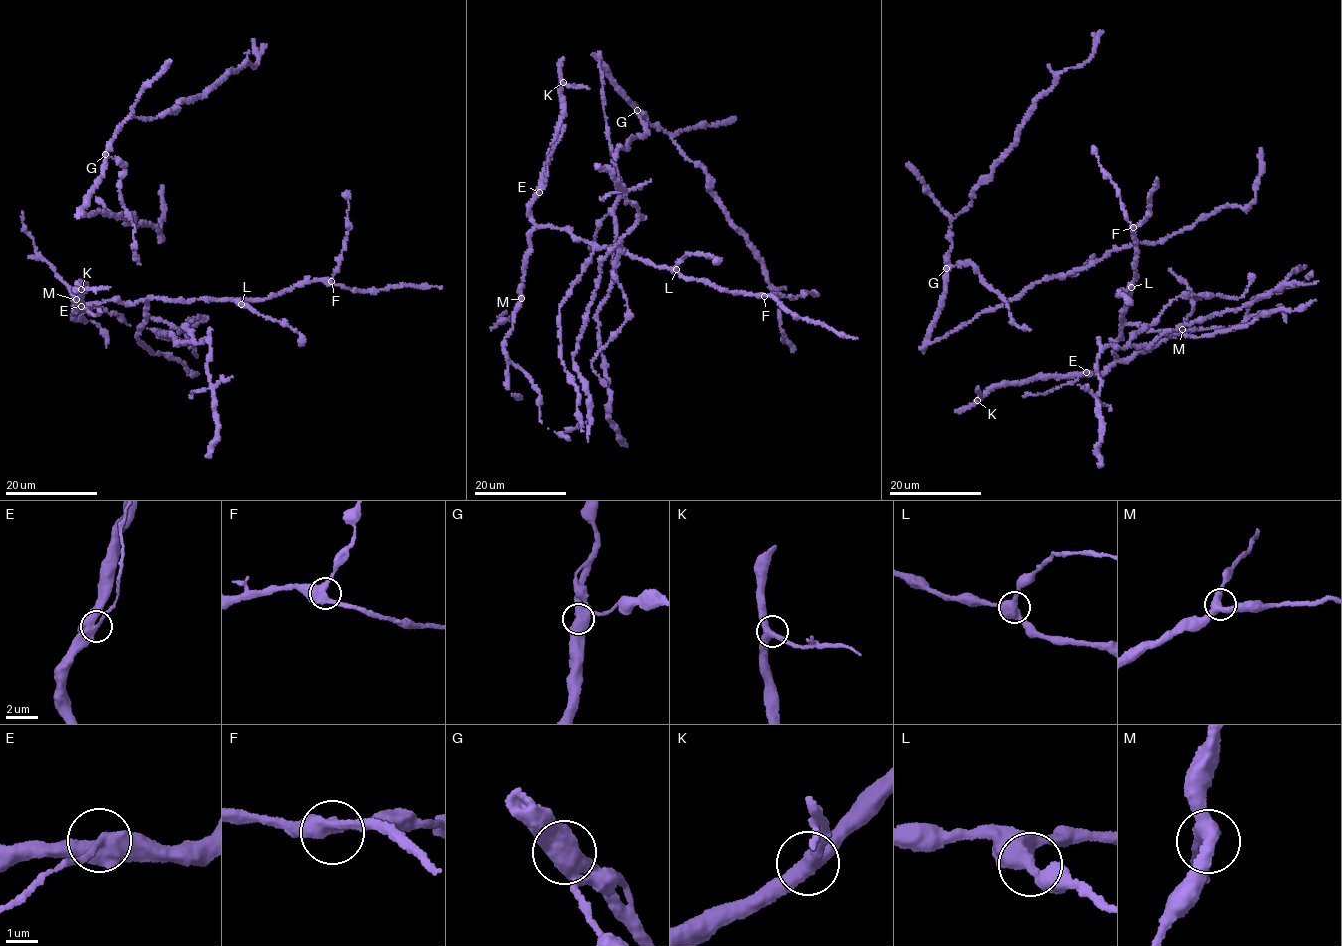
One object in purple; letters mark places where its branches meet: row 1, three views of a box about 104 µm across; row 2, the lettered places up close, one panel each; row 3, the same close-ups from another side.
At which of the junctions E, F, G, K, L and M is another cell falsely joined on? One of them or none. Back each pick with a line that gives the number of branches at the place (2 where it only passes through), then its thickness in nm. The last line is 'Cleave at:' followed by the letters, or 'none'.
E: 3 | 440 nm
Cleave at: E

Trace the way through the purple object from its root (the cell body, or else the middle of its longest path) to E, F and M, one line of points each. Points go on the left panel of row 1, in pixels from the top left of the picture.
E: (85, 290), (81, 305)
F: (85, 290), (78, 311), (108, 300), (131, 303), (158, 297), (188, 301), (261, 299), (312, 282), (331, 281)
M: (85, 290), (81, 299), (83, 305), (78, 311), (76, 309), (83, 307), (79, 309), (76, 299)

